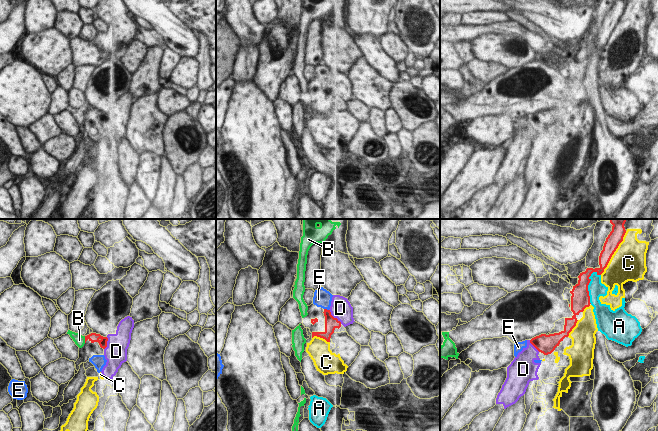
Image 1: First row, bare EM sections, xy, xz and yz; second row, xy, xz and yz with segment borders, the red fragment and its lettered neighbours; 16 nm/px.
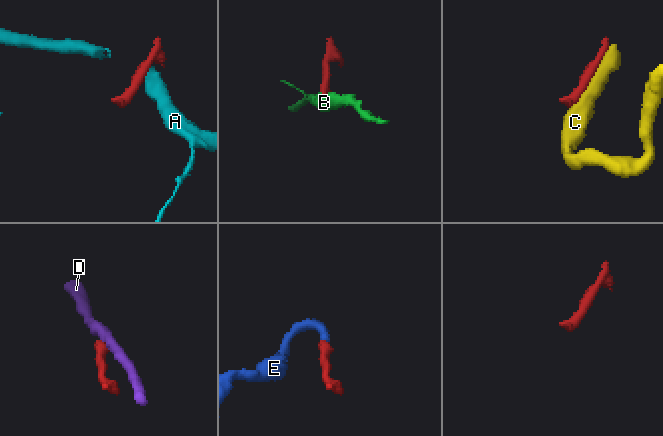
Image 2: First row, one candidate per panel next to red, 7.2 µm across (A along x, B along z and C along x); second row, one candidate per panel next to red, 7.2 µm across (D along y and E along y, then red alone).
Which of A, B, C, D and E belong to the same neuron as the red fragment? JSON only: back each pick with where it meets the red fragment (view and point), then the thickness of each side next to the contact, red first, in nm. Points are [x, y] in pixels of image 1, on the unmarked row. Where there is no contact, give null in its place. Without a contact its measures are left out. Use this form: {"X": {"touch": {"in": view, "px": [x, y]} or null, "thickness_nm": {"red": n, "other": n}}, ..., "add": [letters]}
{"E": {"touch": {"in": "xz", "px": [326, 85]}, "thickness_nm": {"red": 200, "other": 300}}, "add": ["E"]}

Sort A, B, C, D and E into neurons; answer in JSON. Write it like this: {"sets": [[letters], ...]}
{"sets": [["A"], ["B"], ["C"], ["D"], ["E"]]}

